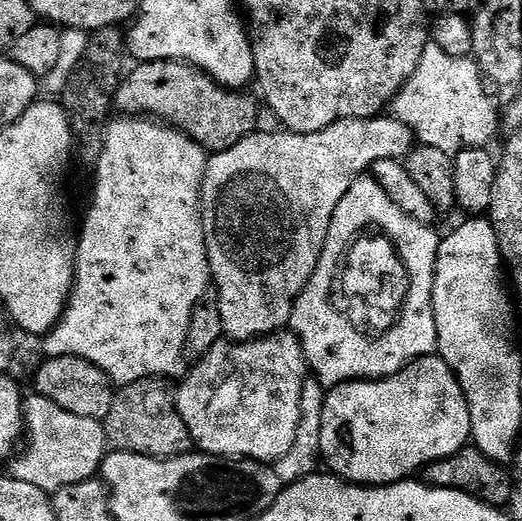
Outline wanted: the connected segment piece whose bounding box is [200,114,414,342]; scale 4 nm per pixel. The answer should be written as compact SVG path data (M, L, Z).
M381 114L361 120L339 120L326 130L314 134L300 135L299 132L279 130L280 132L263 132L257 130L250 133L238 146L230 146L230 150L222 150L207 157L204 165L204 177L200 187L200 220L204 224L204 237L206 238L206 250L208 251L208 271L211 283L216 289L220 299L222 310L222 330L229 341L254 340L261 336L270 336L289 327L292 318L292 307L296 305L296 299L300 292L310 282L314 270L324 253L327 234L330 231L331 215L342 201L351 184L361 179L371 169L374 162L382 158L403 161L414 147L414 137L409 124L403 124L391 114Z

